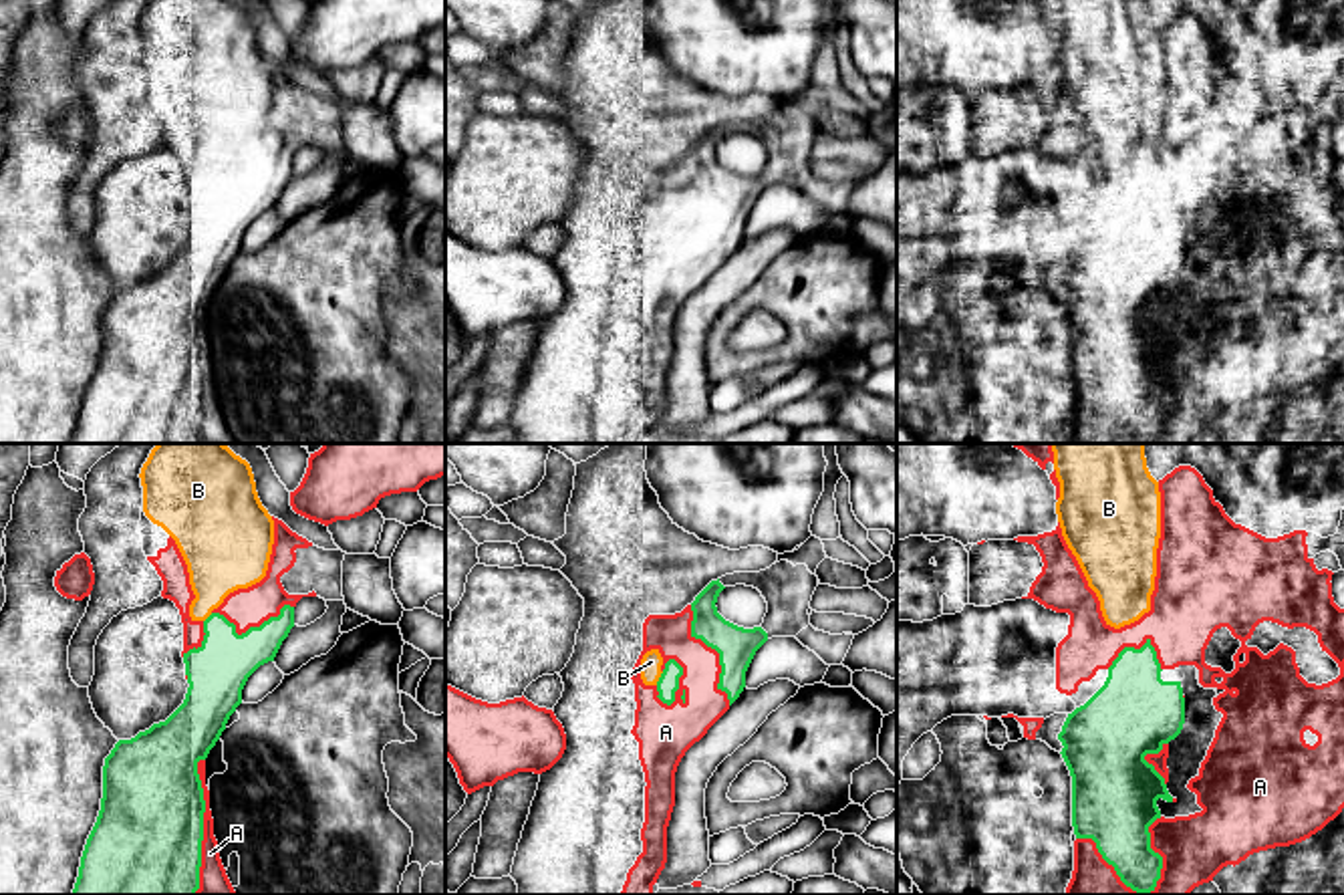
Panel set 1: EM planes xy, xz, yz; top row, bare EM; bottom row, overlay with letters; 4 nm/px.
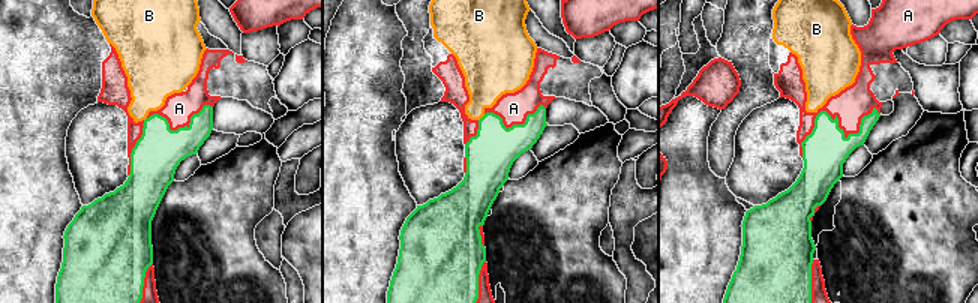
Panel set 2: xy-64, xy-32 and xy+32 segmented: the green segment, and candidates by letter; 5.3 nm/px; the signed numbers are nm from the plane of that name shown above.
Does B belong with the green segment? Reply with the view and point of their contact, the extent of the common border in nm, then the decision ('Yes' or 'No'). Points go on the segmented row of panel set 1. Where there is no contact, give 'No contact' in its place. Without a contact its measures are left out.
Touches green at xz (659, 678). Shared border 70 nm. Yes

